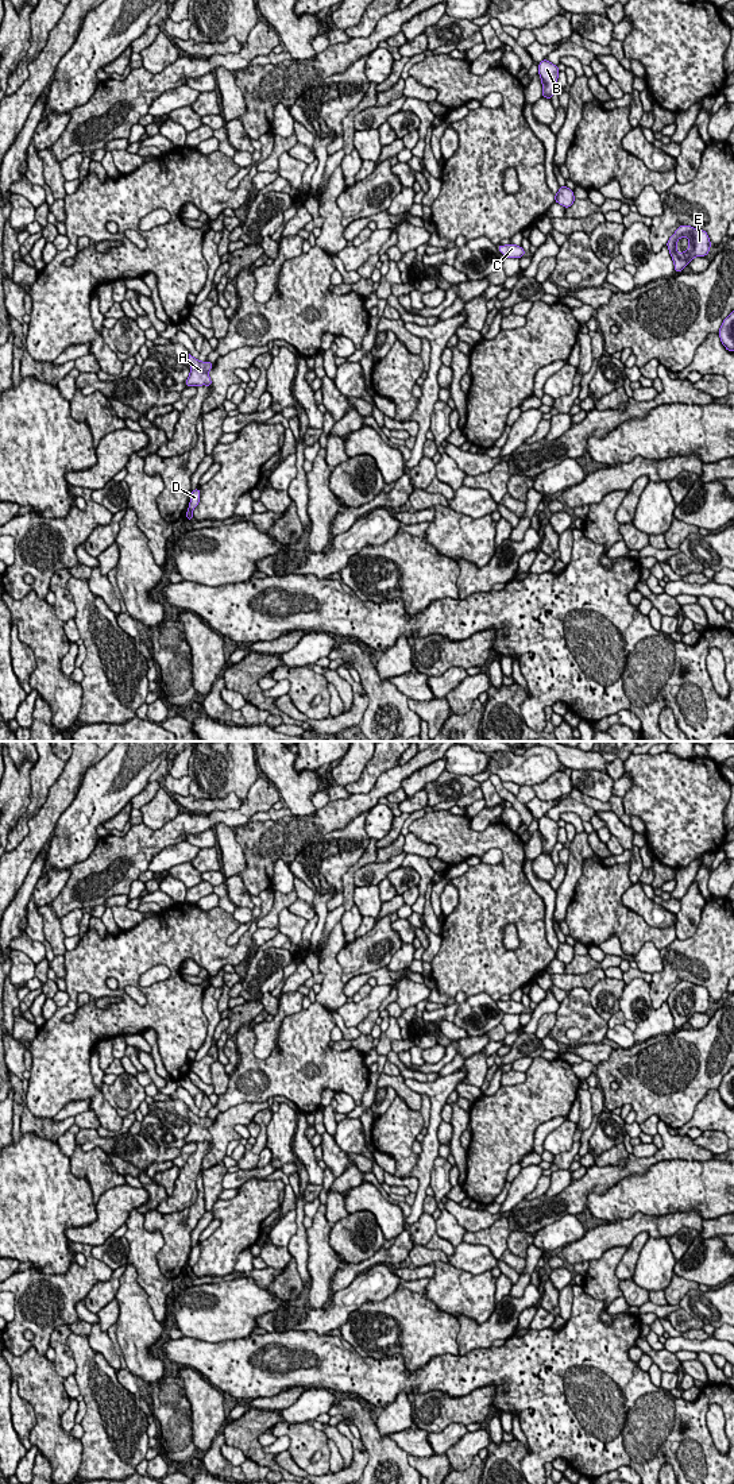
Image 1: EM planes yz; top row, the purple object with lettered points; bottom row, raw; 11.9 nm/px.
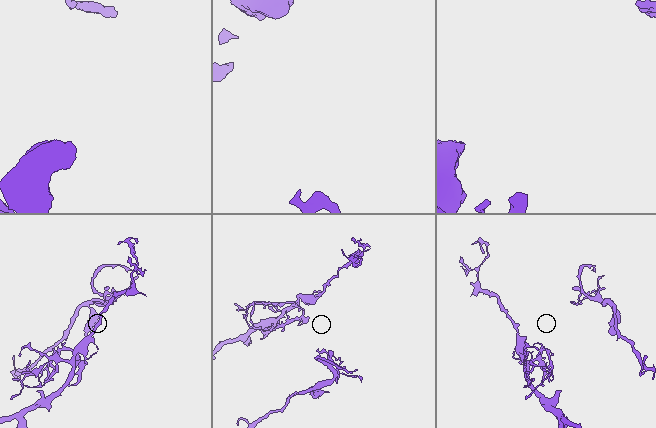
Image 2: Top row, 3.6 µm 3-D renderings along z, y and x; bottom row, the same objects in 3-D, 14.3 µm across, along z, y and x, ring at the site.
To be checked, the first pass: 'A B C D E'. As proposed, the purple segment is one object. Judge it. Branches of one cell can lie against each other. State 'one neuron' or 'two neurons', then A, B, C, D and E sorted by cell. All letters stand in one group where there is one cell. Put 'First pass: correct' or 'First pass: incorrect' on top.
First pass: incorrect
two neurons; A B C E / D

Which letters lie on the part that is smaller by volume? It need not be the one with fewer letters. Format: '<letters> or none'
D

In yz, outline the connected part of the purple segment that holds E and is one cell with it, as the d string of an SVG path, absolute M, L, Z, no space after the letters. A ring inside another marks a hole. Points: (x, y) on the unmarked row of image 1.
M680 982L669 994L667 1003L673 1015L675 1028L681 1029L695 1013L706 1013L708 1010L711 998L706 987L691 982ZM683 992L688 994L688 1005L679 1010L676 1001Z

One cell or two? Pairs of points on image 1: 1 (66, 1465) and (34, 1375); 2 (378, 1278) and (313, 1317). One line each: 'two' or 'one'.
1: one
2: one

